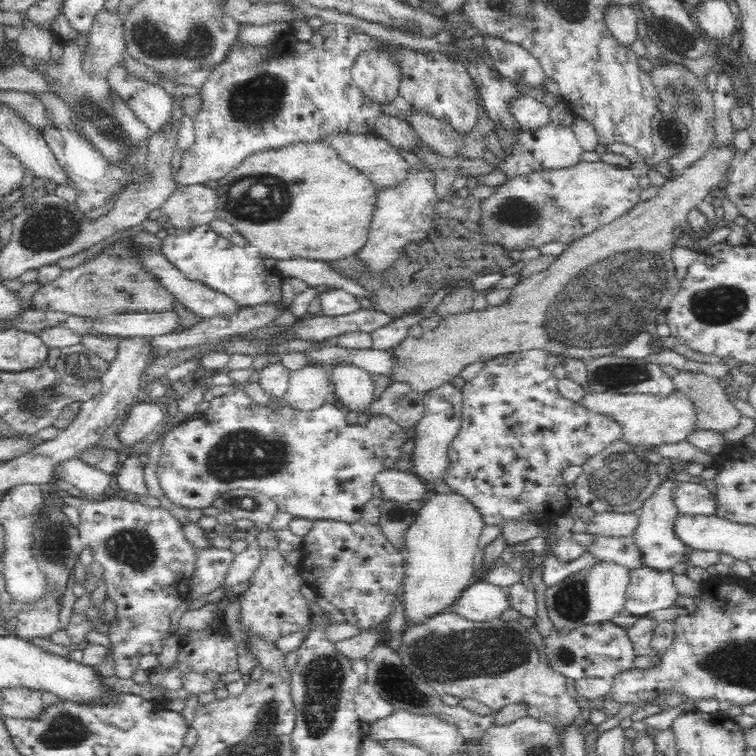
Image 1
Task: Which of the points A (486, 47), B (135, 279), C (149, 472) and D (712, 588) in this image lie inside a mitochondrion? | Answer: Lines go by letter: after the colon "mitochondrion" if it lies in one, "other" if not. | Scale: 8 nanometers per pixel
A: other
B: mitochondrion
C: other
D: other

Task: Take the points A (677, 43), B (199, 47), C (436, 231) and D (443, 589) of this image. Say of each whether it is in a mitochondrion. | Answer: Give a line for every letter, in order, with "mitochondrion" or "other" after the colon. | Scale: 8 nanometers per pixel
A: mitochondrion
B: mitochondrion
C: other
D: other

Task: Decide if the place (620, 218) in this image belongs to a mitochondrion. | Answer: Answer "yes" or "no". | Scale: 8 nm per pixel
no

